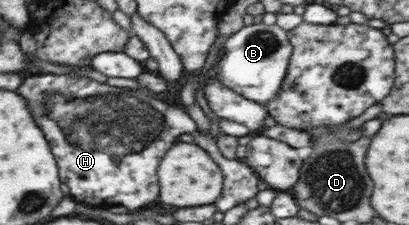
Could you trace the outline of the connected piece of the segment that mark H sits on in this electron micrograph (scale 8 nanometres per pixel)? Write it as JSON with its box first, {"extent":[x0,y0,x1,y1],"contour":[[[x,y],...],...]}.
{"extent":[19,73,197,209],"contour":[[[46,73],[27,77],[19,89],[31,105],[35,119],[43,125],[55,157],[59,157],[59,169],[63,181],[69,185],[76,202],[91,207],[123,205],[128,209],[143,209],[159,199],[159,161],[185,133],[197,133],[197,123],[187,115],[184,107],[177,108],[165,101],[148,96],[143,90],[113,87],[89,77],[69,77]]]}

